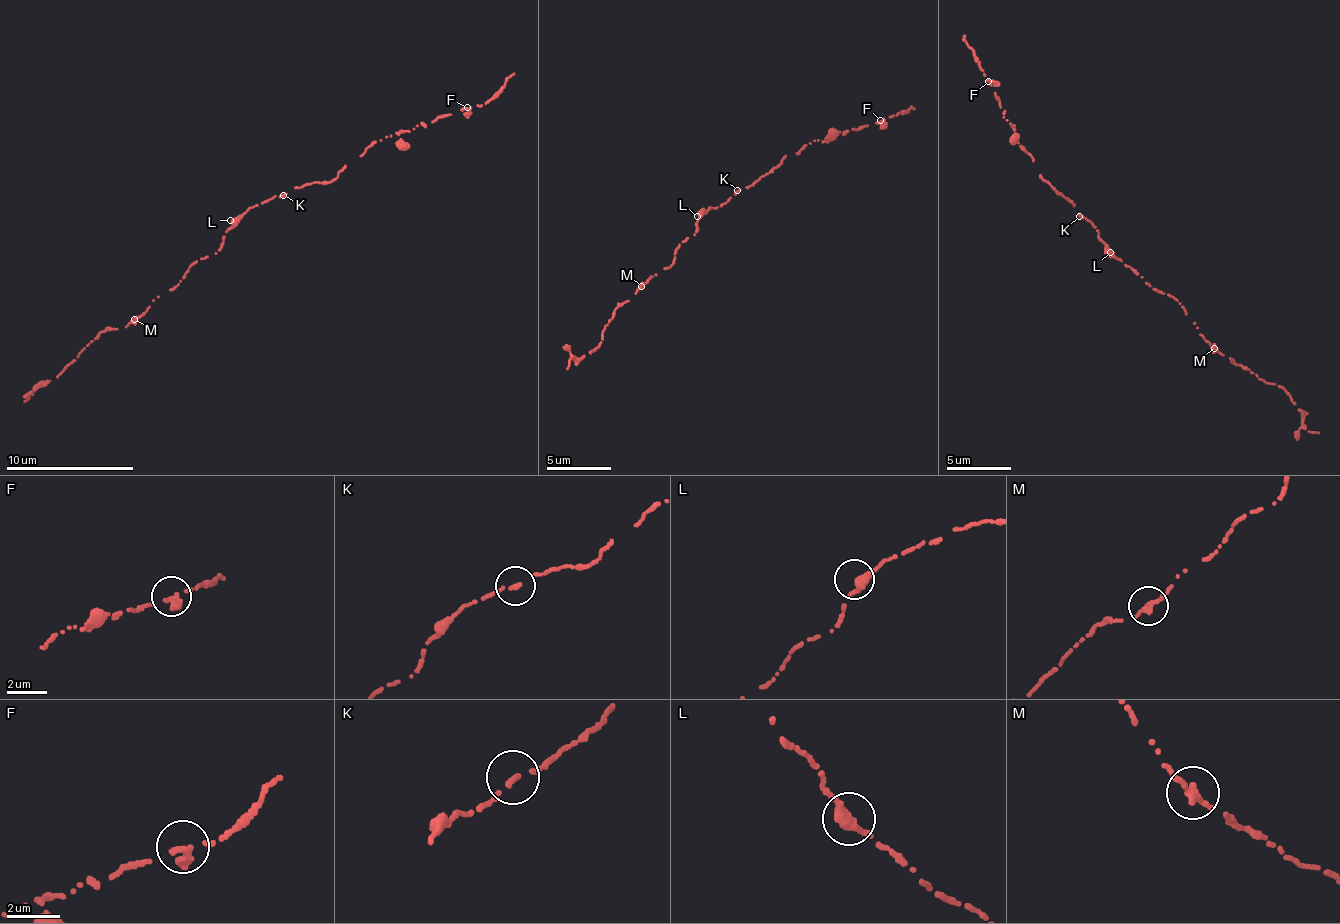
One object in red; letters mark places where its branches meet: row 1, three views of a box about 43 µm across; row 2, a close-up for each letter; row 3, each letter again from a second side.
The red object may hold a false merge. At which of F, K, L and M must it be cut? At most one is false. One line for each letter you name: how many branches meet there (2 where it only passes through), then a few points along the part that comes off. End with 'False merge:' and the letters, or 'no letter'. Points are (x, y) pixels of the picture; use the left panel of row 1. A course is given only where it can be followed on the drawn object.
False merge: no letter

